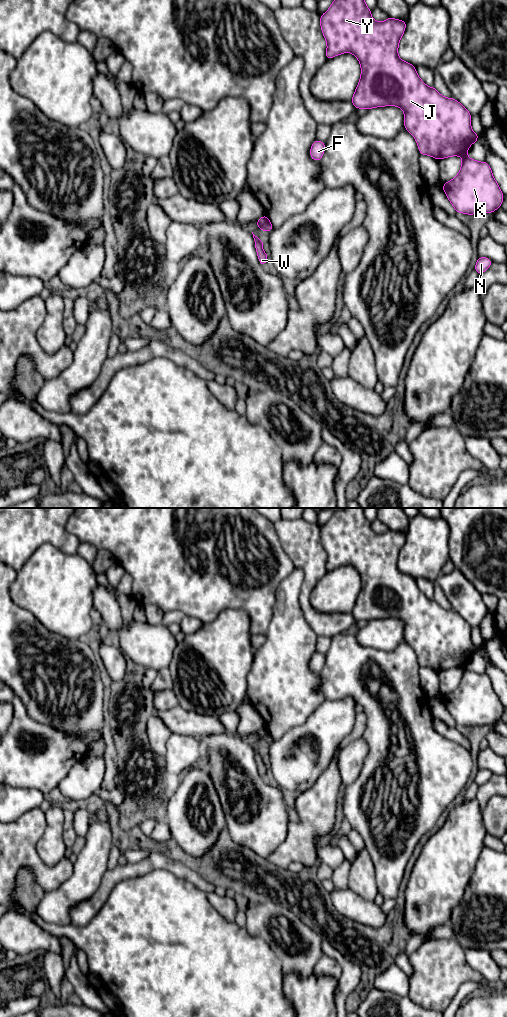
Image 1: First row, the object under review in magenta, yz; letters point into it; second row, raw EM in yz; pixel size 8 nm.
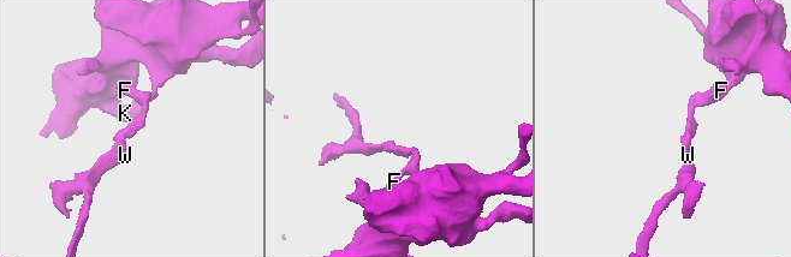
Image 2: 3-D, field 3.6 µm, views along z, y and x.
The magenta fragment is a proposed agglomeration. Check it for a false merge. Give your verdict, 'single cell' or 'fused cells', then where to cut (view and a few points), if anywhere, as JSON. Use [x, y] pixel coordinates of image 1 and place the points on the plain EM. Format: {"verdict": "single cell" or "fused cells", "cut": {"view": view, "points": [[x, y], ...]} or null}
{"verdict": "fused cells", "cut": {"view": "yz", "points": [[262, 728], [264, 741]]}}

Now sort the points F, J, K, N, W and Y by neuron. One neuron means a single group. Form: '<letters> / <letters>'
F J K N Y / W

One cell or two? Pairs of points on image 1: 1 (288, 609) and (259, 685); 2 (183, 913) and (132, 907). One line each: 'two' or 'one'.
1: one
2: one

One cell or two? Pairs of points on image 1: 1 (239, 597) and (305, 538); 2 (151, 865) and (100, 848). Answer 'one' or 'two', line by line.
1: two
2: two

